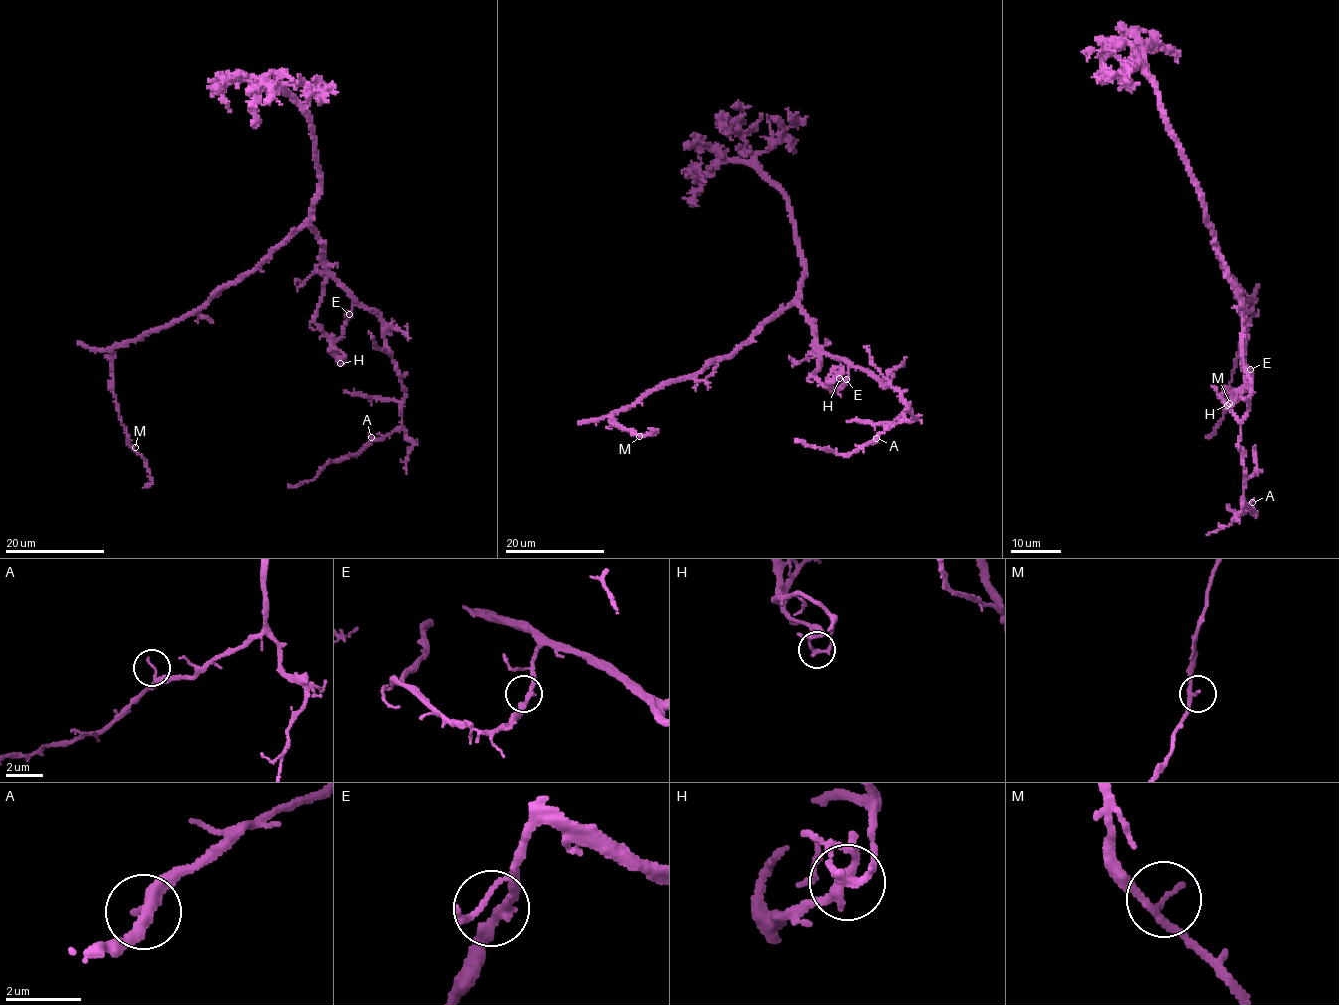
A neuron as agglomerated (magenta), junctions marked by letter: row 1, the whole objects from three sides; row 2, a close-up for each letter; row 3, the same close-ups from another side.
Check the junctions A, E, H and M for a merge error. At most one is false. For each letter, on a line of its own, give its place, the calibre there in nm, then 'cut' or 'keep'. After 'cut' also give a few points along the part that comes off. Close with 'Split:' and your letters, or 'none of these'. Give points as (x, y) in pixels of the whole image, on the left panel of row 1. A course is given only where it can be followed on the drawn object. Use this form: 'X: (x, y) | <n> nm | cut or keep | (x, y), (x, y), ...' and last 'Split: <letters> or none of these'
A: (371, 437) | 180 nm | keep
E: (349, 314) | 240 nm | keep
H: (340, 363) | 160 nm | cut | (340, 363), (341, 358), (336, 356), (323, 328), (314, 321), (326, 267), (322, 252), (326, 252)
M: (135, 447) | 190 nm | keep
Split: H

